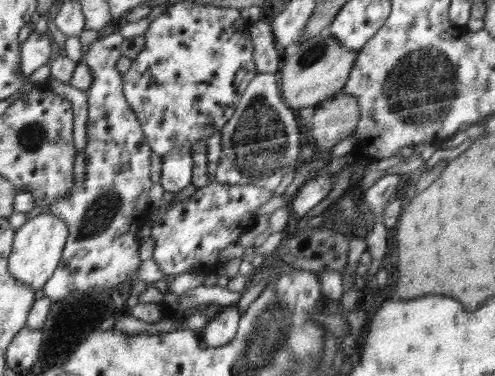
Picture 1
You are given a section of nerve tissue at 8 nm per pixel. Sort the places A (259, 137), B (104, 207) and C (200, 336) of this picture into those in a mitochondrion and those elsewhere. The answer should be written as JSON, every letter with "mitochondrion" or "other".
{"A":"mitochondrion","B":"mitochondrion","C":"other"}

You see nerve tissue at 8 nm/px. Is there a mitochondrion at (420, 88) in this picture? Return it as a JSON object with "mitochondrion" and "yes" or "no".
{"mitochondrion":"yes"}

